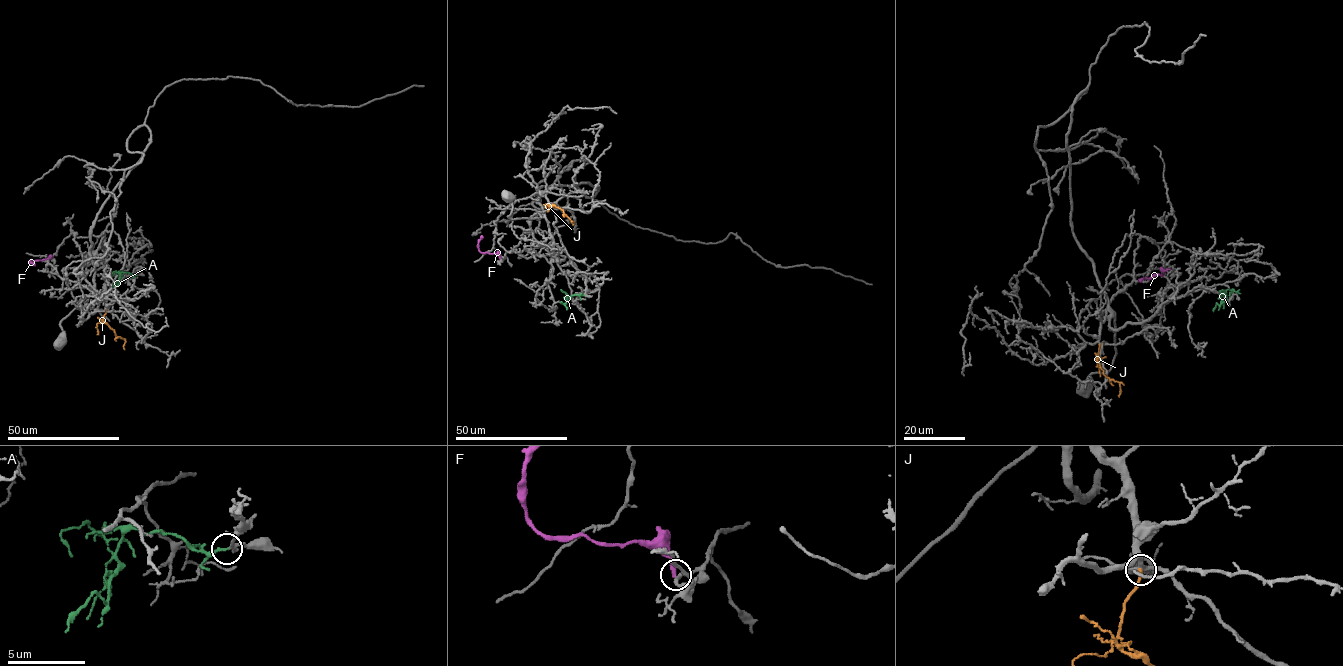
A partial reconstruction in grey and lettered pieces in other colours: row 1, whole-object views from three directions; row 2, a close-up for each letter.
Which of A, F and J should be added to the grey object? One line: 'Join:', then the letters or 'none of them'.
Join: A

